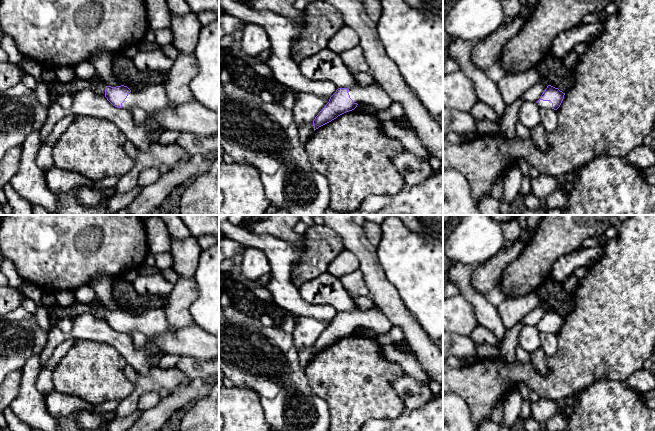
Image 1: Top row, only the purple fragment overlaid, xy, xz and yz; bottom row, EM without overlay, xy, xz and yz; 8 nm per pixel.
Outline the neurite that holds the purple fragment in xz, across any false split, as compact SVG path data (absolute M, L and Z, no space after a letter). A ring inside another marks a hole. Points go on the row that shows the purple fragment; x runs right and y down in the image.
M375 82L365 87L338 88L313 120L314 131L338 116L354 110L358 104L366 104L377 111L383 111L392 103L391 97Z

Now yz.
M548 85L540 99L537 101L540 109L554 109L557 110L563 99L565 93L551 85Z

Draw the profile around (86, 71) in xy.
M90 61L79 64L74 69L76 78L91 80L96 76L96 69Z

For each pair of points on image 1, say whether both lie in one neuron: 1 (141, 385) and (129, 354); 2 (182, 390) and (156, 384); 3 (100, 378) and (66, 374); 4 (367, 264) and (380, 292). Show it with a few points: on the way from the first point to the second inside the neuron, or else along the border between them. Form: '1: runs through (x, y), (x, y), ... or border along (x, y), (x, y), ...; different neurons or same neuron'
1: border along (146, 351), (149, 373), (143, 376); different neurons
2: border along (187, 380), (178, 384), (167, 393); different neurons
3: runs through (92, 374), (74, 374); same neuron
4: runs through (372, 271), (378, 285); same neuron

